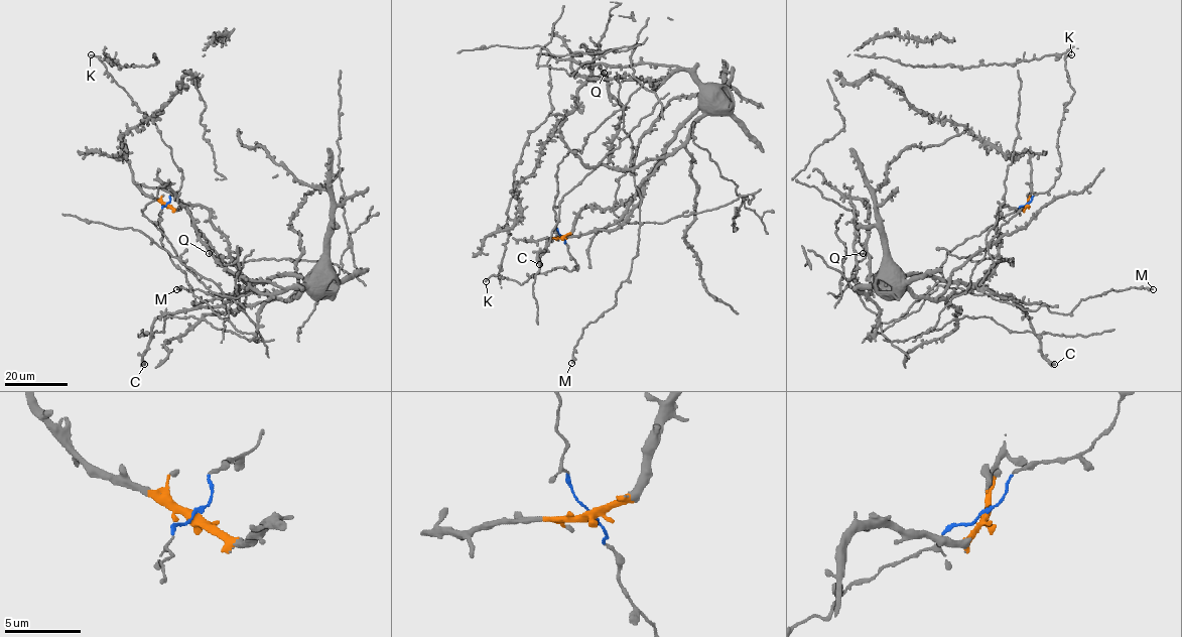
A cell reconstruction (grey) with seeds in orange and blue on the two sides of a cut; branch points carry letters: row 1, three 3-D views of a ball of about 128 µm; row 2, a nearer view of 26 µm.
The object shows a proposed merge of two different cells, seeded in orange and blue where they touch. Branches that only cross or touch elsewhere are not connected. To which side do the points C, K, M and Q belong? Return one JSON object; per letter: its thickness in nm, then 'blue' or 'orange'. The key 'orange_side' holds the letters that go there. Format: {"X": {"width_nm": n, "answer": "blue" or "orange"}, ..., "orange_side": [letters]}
{"C": {"width_nm": 190, "answer": "orange"}, "K": {"width_nm": 150, "answer": "blue"}, "M": {"width_nm": 280, "answer": "blue"}, "Q": {"width_nm": 190, "answer": "orange"}, "orange_side": ["C", "Q"]}

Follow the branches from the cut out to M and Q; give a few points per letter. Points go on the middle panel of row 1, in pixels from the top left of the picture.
M: (561, 237), (558, 165), (622, 109), (641, 200), (638, 251), (615, 304), (583, 329), (572, 363)
Q: (561, 237), (582, 209), (617, 209), (634, 195), (698, 106), (699, 85), (676, 66), (604, 74)

